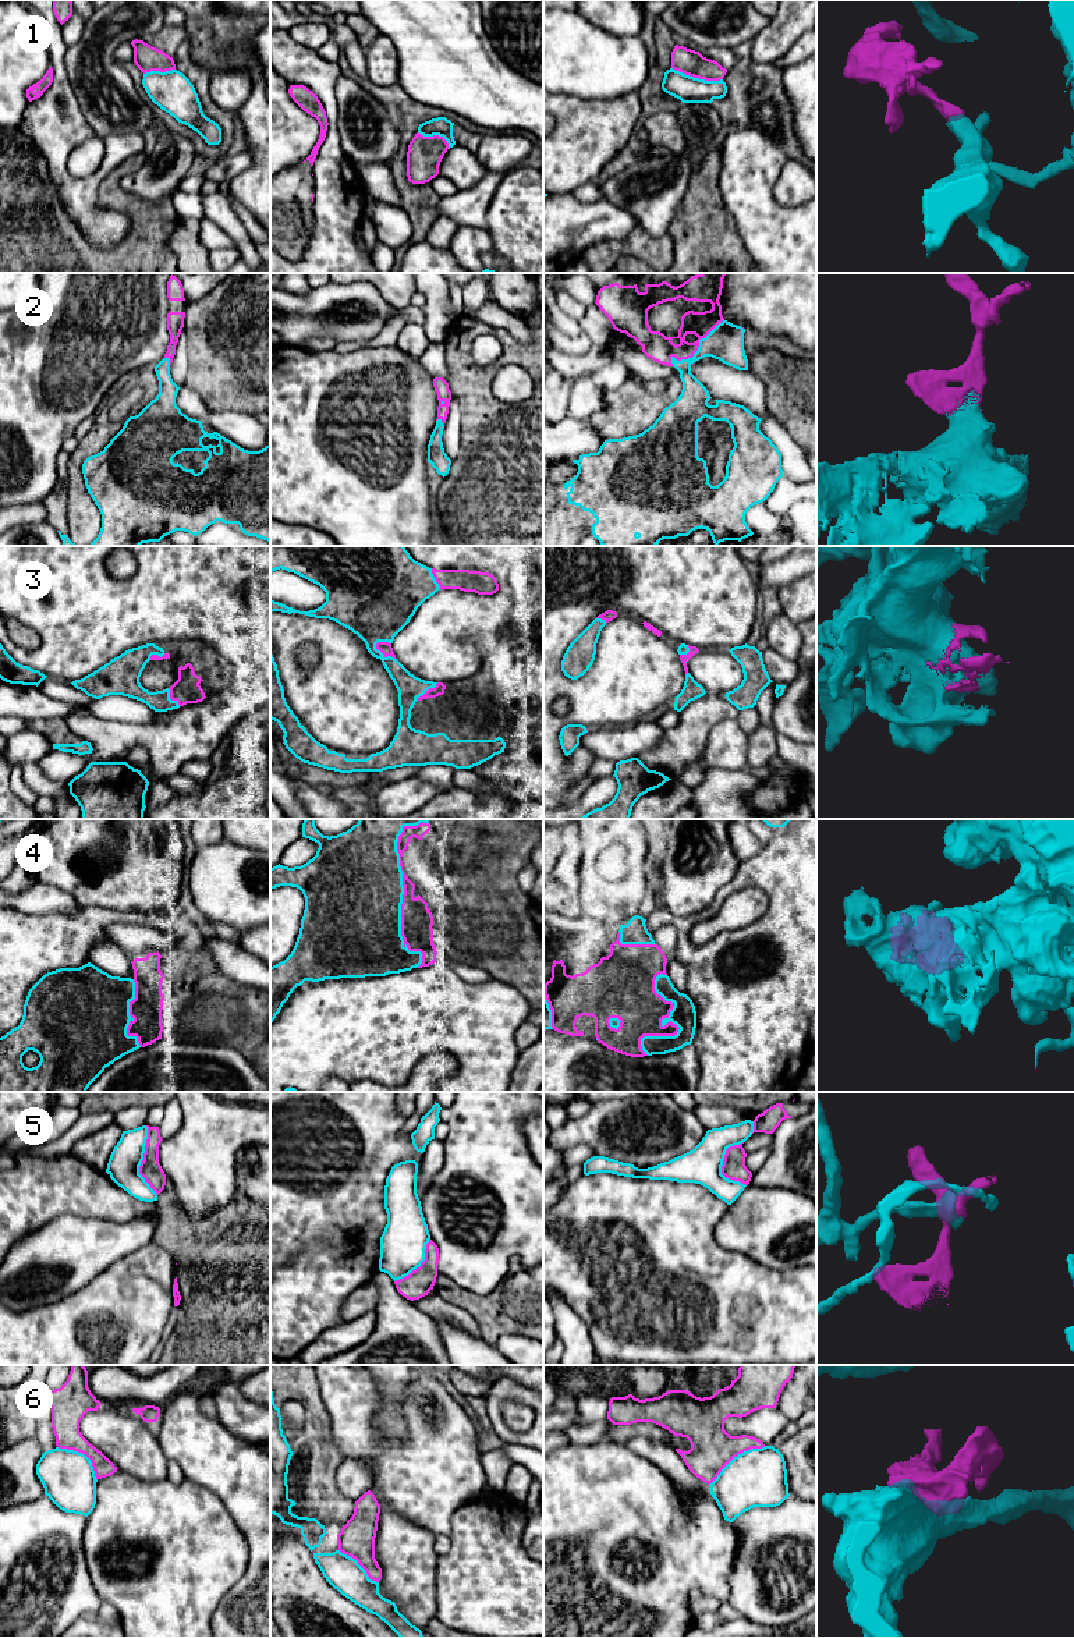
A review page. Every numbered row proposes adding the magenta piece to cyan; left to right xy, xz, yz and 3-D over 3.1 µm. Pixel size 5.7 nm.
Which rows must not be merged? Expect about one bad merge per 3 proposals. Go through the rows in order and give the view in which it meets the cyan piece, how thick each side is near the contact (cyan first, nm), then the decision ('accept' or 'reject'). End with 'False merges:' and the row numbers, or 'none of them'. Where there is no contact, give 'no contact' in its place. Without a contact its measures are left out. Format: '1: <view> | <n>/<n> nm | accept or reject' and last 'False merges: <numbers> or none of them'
1: yz | 160/150 nm | reject
2: yz | 200/160 nm | accept
3: xz | 360/70 nm | accept
4: xz | 500/190 nm | accept
5: xy | 180/120 nm | reject
6: yz | 340/240 nm | reject
False merges: 1, 5, 6

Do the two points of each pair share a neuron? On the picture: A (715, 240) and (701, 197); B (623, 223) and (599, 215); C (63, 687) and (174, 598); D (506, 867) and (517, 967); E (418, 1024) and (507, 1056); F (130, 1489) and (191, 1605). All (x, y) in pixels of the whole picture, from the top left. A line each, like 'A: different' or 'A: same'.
A: same
B: same
C: different
D: same
E: same
F: same

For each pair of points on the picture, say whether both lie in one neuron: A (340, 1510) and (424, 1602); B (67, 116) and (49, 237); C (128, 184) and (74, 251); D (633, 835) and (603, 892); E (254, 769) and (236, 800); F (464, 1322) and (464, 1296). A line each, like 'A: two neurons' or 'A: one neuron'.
A: two neurons
B: two neurons
C: two neurons
D: one neuron
E: two neurons
F: two neurons

